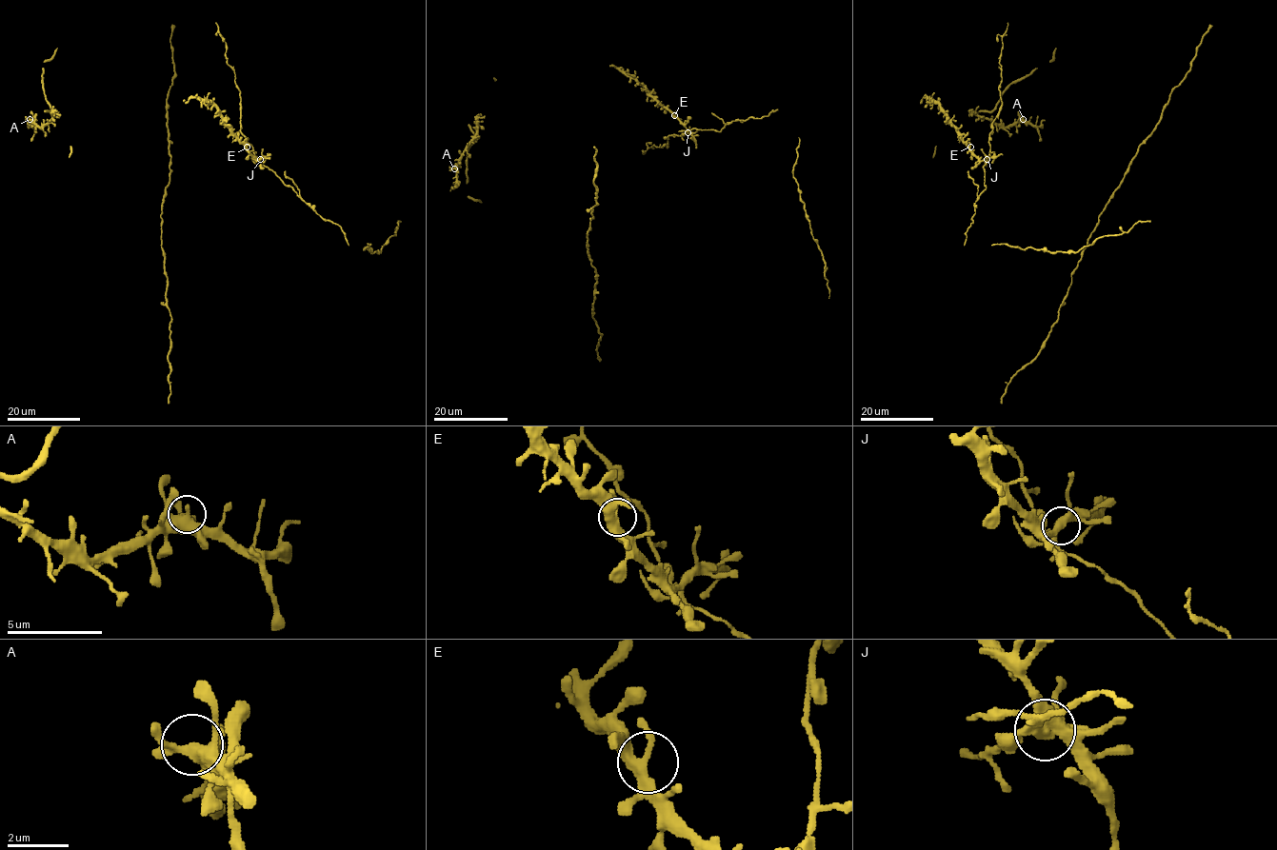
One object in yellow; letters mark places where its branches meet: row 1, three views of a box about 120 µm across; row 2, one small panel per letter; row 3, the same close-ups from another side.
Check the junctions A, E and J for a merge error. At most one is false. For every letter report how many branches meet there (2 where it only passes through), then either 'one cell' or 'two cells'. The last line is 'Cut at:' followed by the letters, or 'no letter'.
A: 5 | one cell
E: 4 | one cell
J: 5 | two cells
Cut at: J

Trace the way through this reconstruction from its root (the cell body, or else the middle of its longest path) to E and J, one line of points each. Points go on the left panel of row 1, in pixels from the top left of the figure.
E: (237, 133), (245, 137), (258, 161), (247, 147)
J: (237, 133), (245, 137), (253, 153), (261, 159)

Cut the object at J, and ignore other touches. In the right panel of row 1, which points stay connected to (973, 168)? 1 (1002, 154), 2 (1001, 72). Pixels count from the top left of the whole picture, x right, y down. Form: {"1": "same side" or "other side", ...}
{"1": "same side", "2": "other side"}

